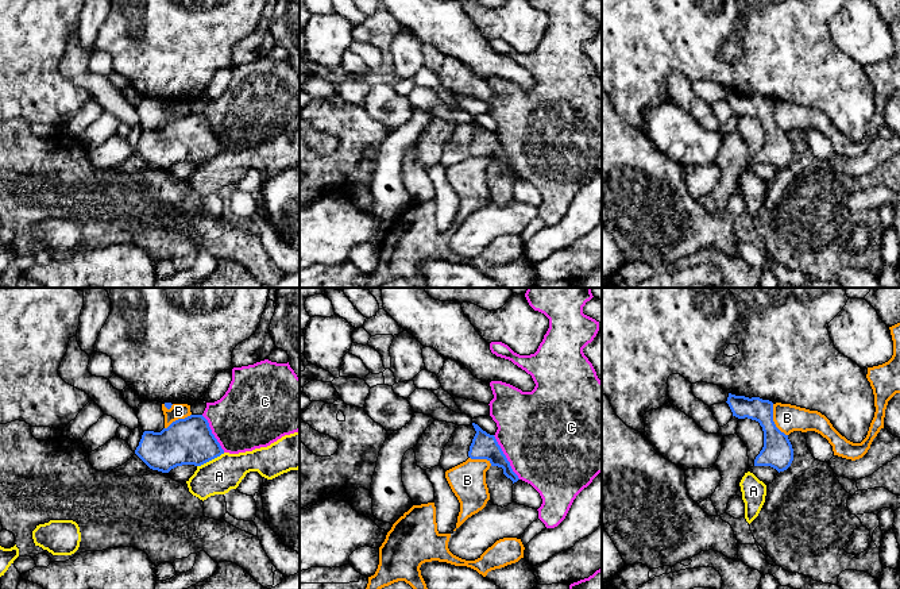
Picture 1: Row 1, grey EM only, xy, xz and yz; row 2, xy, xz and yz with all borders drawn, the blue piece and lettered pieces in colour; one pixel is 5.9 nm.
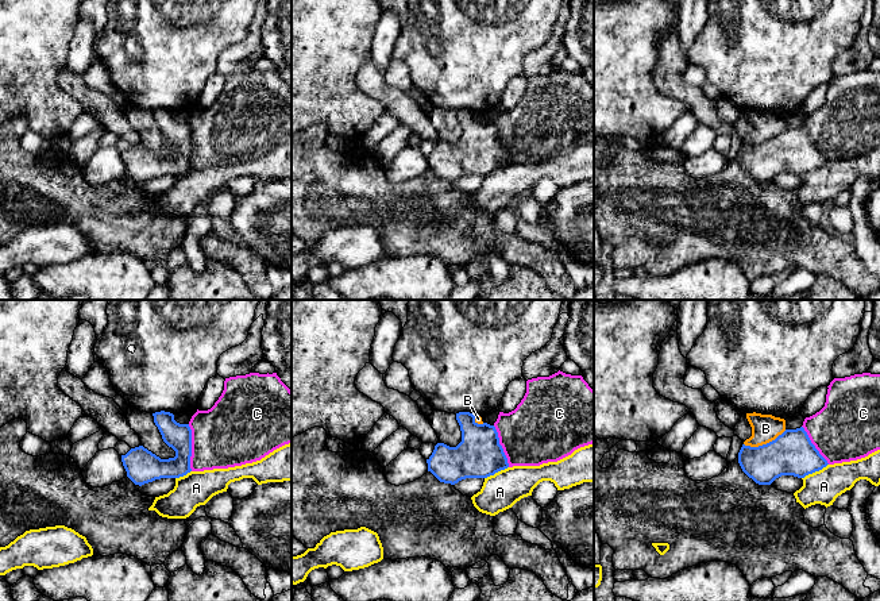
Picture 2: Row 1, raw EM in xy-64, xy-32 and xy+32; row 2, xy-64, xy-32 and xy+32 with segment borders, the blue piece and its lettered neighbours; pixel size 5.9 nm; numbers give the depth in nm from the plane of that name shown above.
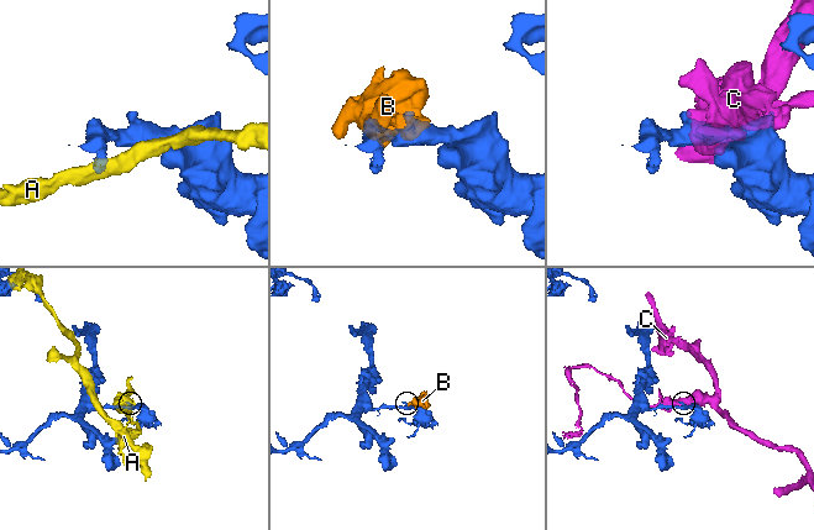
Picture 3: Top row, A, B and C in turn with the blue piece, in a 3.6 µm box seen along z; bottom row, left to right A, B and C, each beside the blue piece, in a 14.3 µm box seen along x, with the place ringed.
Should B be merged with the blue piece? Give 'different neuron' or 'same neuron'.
different neuron

